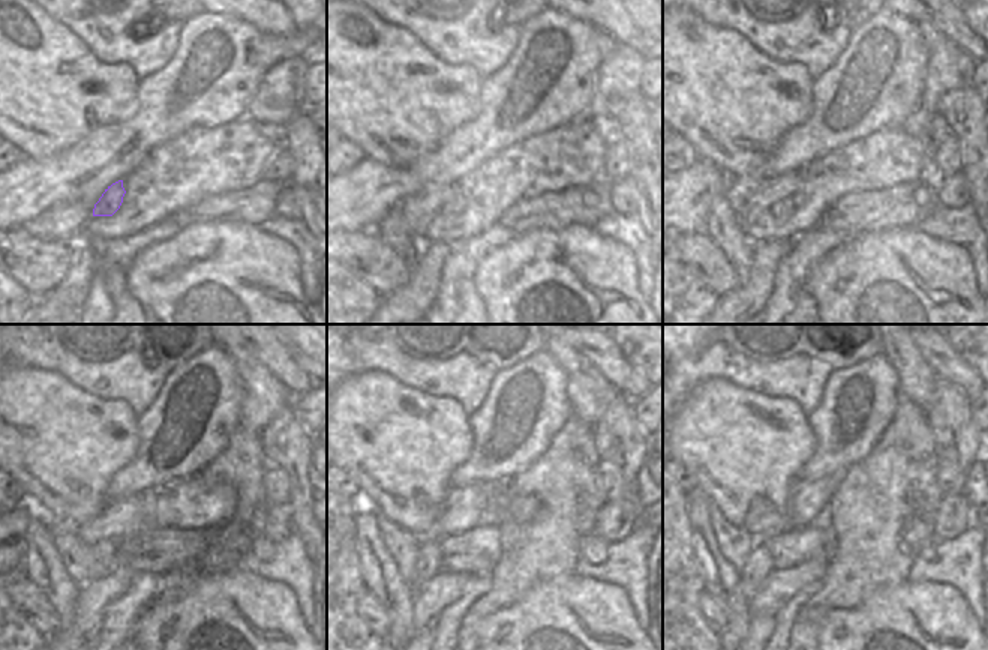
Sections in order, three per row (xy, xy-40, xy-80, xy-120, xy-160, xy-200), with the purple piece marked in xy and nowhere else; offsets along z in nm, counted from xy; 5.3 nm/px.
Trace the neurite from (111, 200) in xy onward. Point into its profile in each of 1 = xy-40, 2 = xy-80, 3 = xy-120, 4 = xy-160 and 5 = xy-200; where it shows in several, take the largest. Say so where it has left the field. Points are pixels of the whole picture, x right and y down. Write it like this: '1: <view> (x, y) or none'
1: xy-40 (446, 209)
2: xy-80 (781, 210)
3: xy-120 (105, 551)
4: xy-160 (428, 563)
5: xy-200 (759, 565)

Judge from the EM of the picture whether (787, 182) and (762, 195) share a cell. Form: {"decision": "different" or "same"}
{"decision": "same"}

